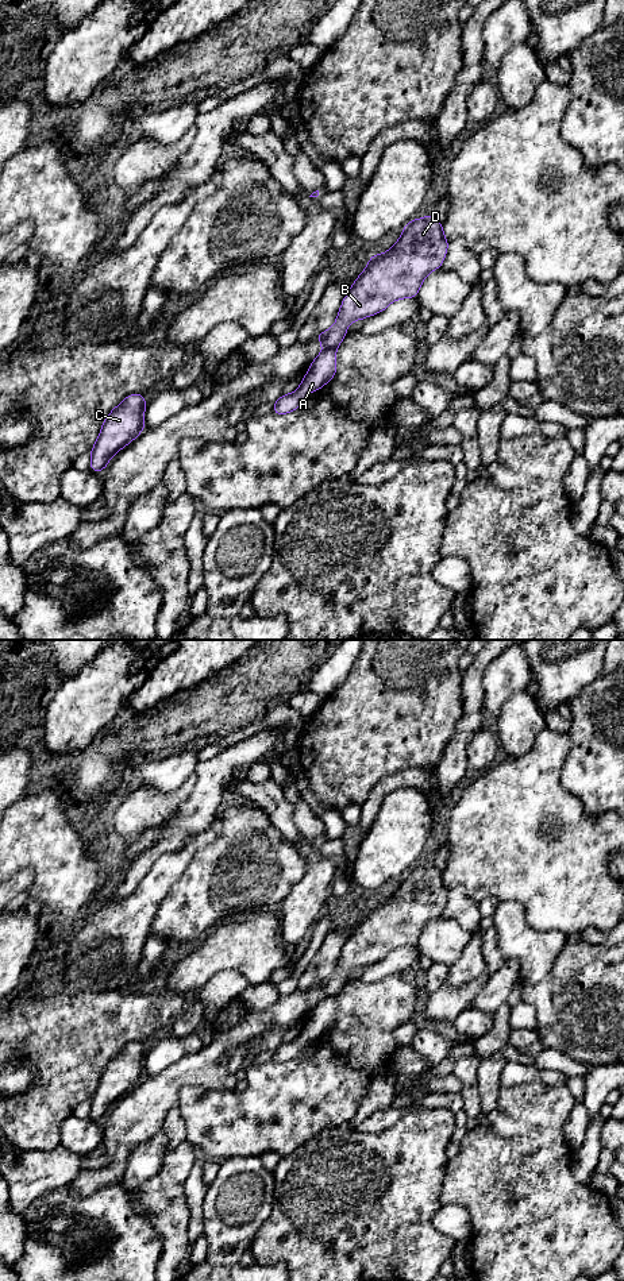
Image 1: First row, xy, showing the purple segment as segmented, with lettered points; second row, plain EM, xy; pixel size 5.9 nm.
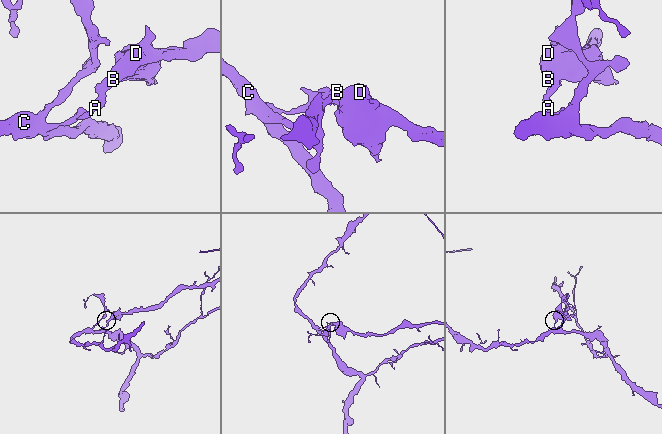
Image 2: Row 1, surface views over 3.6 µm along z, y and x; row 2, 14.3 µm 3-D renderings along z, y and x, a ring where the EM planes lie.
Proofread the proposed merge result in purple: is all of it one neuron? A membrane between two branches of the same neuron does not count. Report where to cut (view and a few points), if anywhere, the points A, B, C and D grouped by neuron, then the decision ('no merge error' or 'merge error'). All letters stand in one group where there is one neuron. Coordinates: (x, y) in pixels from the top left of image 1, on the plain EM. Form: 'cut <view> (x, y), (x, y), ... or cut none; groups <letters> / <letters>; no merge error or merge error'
cut xy (335, 994), (324, 998); groups A C / B D; merge error

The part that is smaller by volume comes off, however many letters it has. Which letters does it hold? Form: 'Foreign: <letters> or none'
Foreign: B, D

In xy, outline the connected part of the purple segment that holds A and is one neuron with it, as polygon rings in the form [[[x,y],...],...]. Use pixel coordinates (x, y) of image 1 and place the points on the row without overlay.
[[[336,995],[324,998],[319,1002],[304,1022],[300,1035],[292,1042],[282,1042],[276,1050],[271,1061],[286,1062],[294,1060],[301,1053],[303,1047],[311,1041],[317,1039],[327,1033],[336,1022]]]

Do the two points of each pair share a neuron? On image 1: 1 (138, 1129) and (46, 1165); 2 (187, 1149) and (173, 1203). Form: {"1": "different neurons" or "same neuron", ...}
{"1": "different neurons", "2": "same neuron"}

